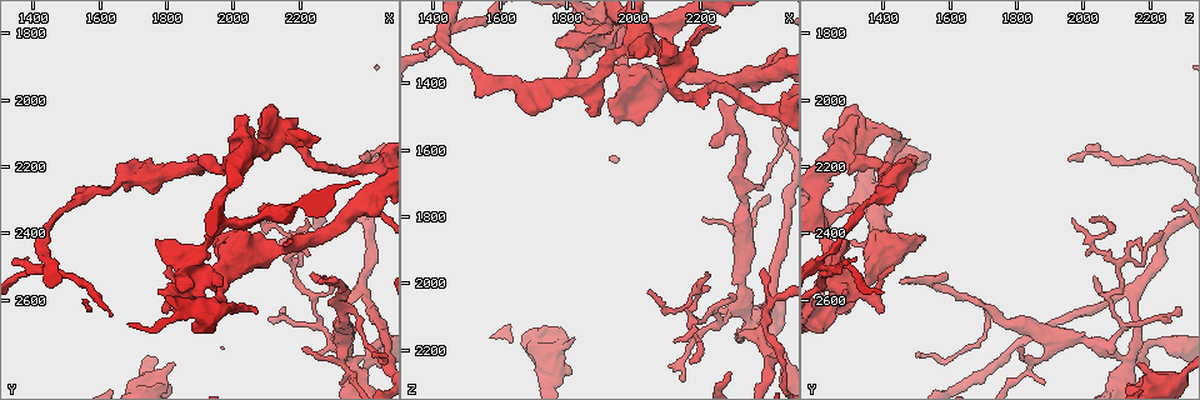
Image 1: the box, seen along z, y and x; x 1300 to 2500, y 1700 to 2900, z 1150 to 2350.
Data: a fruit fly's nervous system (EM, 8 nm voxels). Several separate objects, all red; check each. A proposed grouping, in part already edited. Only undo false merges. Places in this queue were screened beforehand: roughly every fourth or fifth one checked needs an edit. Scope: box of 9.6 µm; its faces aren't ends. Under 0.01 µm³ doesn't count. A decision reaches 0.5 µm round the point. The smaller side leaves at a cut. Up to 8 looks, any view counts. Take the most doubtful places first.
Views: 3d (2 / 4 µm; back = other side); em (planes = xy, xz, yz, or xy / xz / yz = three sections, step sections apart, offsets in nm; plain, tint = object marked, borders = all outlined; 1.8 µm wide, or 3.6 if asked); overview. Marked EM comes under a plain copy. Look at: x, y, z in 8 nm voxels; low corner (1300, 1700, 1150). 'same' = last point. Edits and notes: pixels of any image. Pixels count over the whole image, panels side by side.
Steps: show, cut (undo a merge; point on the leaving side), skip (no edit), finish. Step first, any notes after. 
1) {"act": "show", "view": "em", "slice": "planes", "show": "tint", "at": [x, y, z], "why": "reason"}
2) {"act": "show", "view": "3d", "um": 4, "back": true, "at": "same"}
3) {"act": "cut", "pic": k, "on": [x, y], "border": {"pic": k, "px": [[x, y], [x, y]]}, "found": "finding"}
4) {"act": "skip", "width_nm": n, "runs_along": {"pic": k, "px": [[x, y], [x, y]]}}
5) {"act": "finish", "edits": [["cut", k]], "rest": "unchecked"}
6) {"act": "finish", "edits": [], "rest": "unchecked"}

{"act": "show", "view": "em", "slice": "planes", "show": "tint", "at": [2350, 2780, 2140], "why": "thin arm on a thick one"}

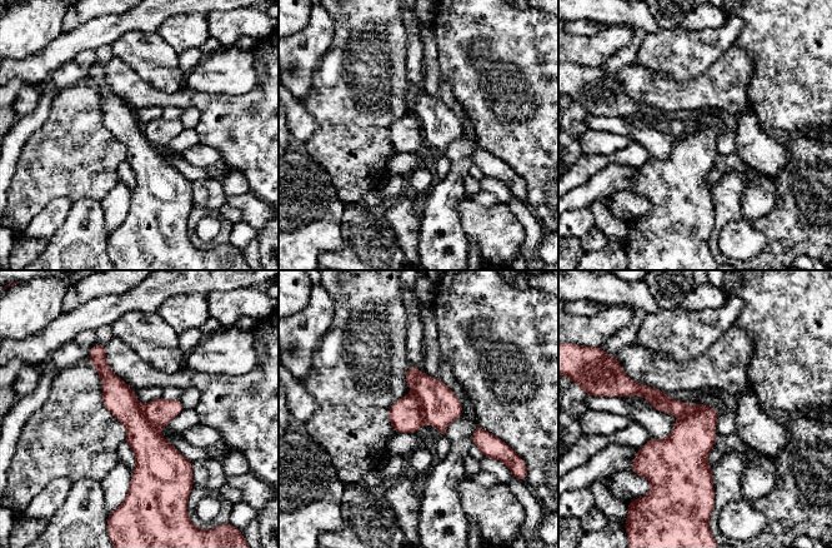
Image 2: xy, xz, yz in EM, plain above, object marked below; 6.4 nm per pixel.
{"act": "cut", "pic": 2, "on": [440, 404], "border": {"pic": 2, "px": [[412, 394], [421, 404], [425, 421]]}, "found": "two cells meet here"}

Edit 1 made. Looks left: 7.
{"act": "show", "view": "em", "slice": "planes", "show": "tint", "at": [2010, 2180, 1270], "why": "looks like a crossing"}

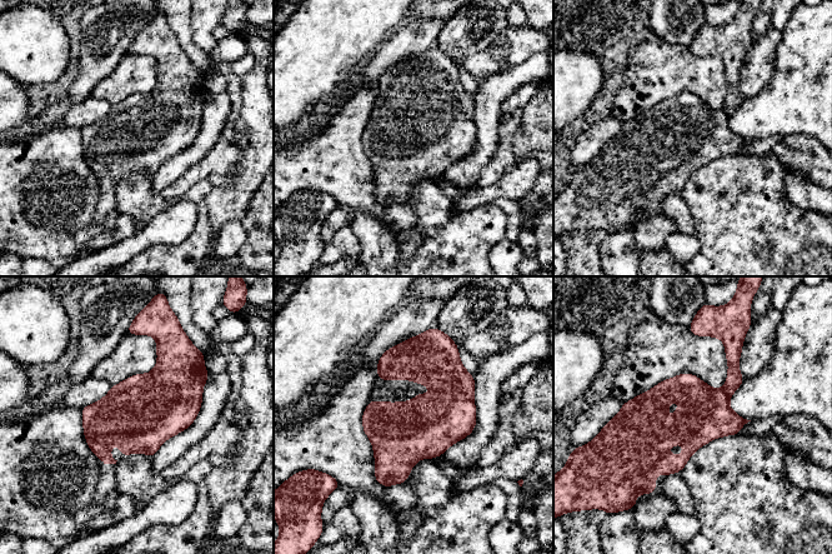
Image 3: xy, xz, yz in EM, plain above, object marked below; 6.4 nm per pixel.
{"act": "skip", "found": "one cell here"}

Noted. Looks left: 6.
{"act": "finish", "edits": [["cut", 2]], "rest": "unchecked"}

